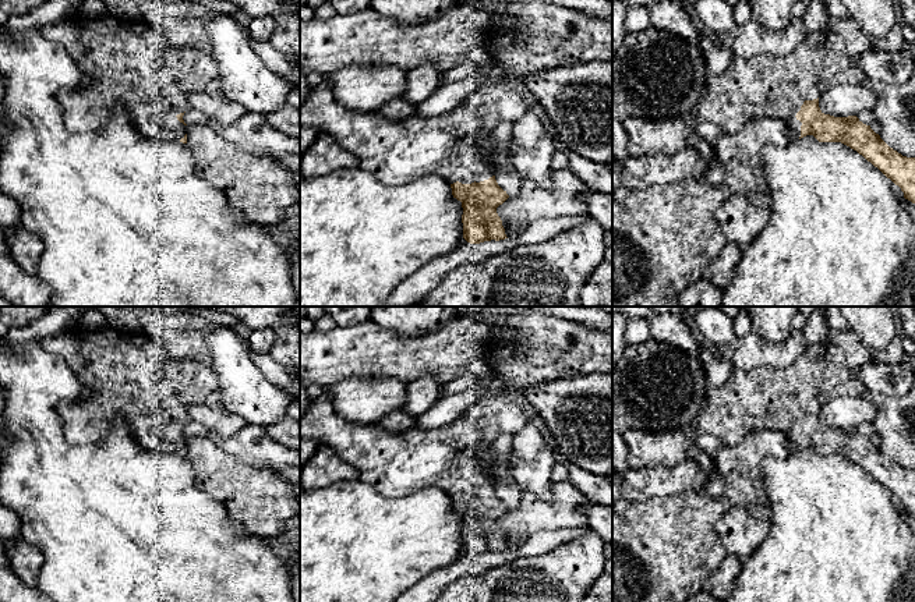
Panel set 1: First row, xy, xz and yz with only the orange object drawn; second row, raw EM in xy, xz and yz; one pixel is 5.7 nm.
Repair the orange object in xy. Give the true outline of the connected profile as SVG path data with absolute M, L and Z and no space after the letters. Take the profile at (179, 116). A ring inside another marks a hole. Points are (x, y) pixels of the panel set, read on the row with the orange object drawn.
M75 14L64 22L40 29L40 33L46 40L60 43L92 79L89 86L56 96L68 131L99 131L112 110L120 106L142 137L187 144L183 116L190 109L188 96L204 92L218 78L216 64L206 50L174 47L163 31L152 24L112 14L99 18Z

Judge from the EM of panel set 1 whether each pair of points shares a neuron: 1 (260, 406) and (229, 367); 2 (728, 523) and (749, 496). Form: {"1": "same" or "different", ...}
{"1": "same", "2": "different"}

